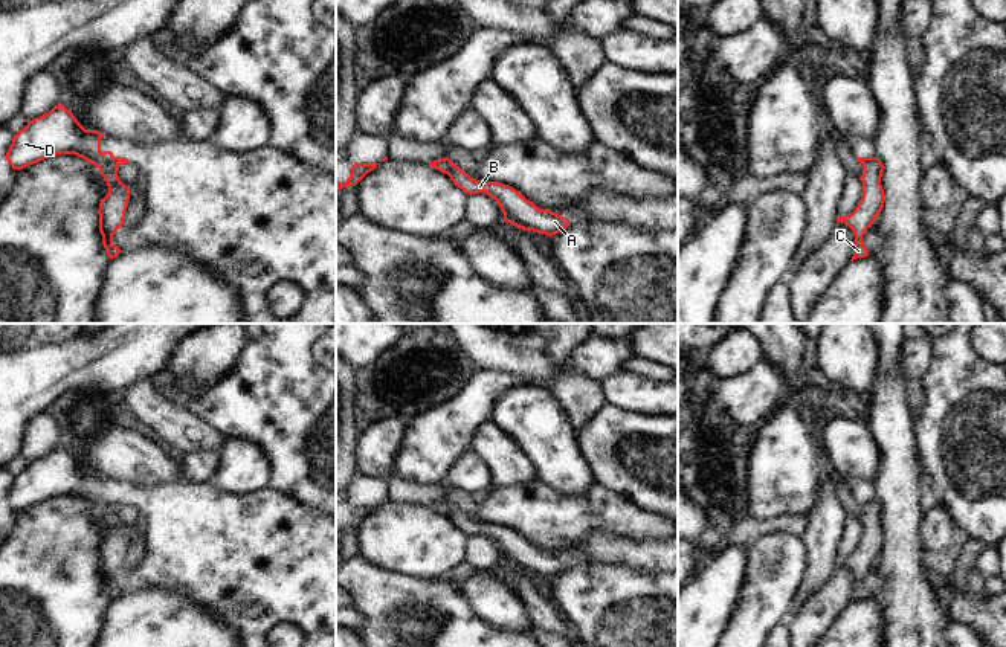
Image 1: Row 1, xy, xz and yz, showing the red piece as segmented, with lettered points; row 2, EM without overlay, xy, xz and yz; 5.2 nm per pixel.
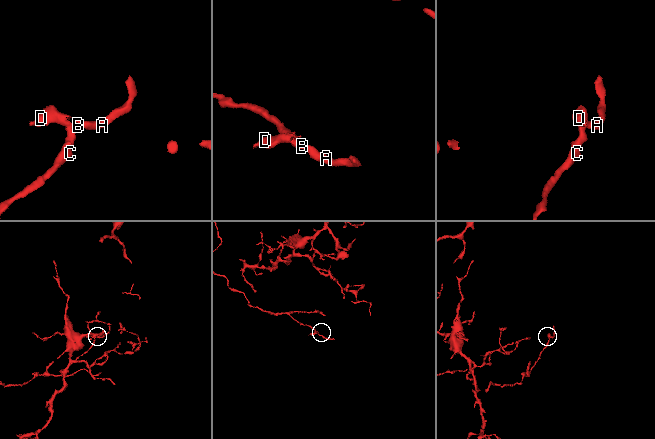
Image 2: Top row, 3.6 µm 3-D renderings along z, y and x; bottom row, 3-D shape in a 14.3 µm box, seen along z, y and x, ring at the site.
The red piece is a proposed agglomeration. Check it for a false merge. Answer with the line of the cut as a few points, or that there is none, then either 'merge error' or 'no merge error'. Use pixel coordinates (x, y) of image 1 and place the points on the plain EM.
xy (118, 504), (112, 504), (101, 511) | merge error

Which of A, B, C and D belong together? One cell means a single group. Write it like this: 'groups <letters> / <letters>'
groups A B C / D

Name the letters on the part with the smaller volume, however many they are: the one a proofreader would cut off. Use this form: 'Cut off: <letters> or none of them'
Cut off: D

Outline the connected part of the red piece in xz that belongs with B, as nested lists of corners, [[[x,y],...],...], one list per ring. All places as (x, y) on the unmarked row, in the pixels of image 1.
[[[455,508],[447,514],[455,528],[466,536],[485,534],[495,540],[504,555],[504,563],[537,575],[553,578],[569,568],[569,562],[550,552],[539,551],[514,530],[499,523],[479,523],[472,520],[464,511]]]

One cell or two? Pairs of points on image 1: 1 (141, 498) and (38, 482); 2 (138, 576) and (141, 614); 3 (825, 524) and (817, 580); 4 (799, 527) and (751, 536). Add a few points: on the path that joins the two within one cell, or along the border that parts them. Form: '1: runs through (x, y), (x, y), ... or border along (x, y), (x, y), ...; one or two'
1: runs through (115, 493), (99, 492), (80, 482), (64, 482); one
2: border along (174, 591), (135, 589), (122, 592); two
3: runs through (822, 537), (820, 566); one
4: runs through (786, 525), (764, 528); one

